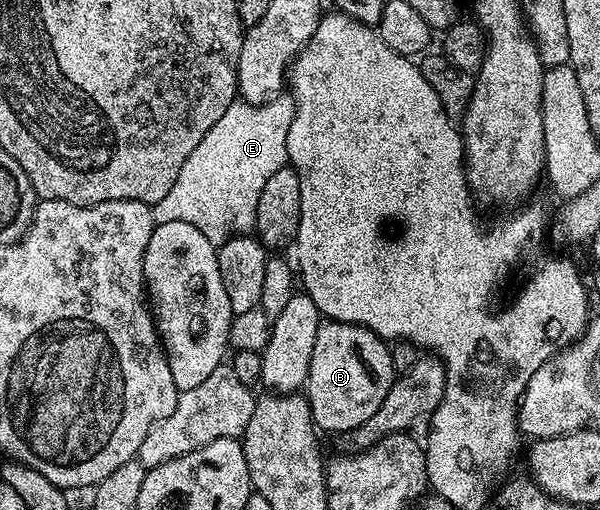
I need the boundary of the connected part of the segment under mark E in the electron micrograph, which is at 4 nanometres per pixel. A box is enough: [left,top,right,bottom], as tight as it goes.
[151,98,296,246]

